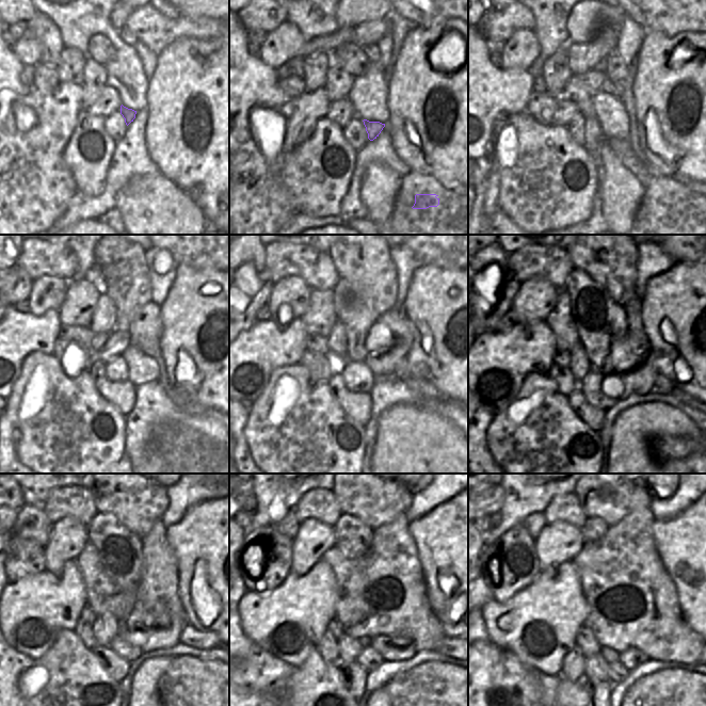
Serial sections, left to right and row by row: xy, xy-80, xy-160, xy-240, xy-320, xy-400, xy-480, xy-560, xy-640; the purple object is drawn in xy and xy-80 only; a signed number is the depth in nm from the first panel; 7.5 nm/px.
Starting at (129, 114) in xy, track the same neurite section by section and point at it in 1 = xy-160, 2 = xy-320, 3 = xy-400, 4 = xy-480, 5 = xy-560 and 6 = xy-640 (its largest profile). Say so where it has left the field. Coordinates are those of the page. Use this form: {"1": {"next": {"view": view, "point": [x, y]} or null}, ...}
{"1": {"next": {"view": "xy-160", "point": [622, 148]}}, "2": {"next": {"view": "xy-320", "point": [400, 419]}}, "3": {"next": {"view": "xy-400", "point": [628, 426]}}, "4": {"next": {"view": "xy-480", "point": [141, 690]}}, "5": {"next": {"view": "xy-560", "point": [382, 690]}}, "6": {"next": null}}

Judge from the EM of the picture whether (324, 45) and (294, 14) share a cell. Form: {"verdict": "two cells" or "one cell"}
{"verdict": "two cells"}

